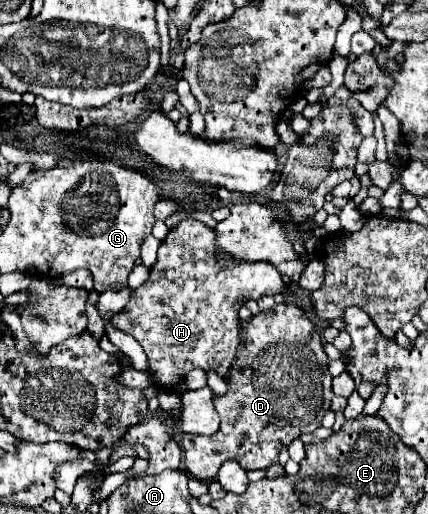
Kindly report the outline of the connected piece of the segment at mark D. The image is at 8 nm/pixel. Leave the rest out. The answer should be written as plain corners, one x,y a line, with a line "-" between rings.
293,303
275,305
247,321
245,339
239,345
229,377
227,395
213,397
221,417
219,431
209,437
183,433
181,439
187,473
193,473
203,483
211,483
225,461
237,461
245,471
271,467
283,447
321,425
333,399
321,337
307,315

